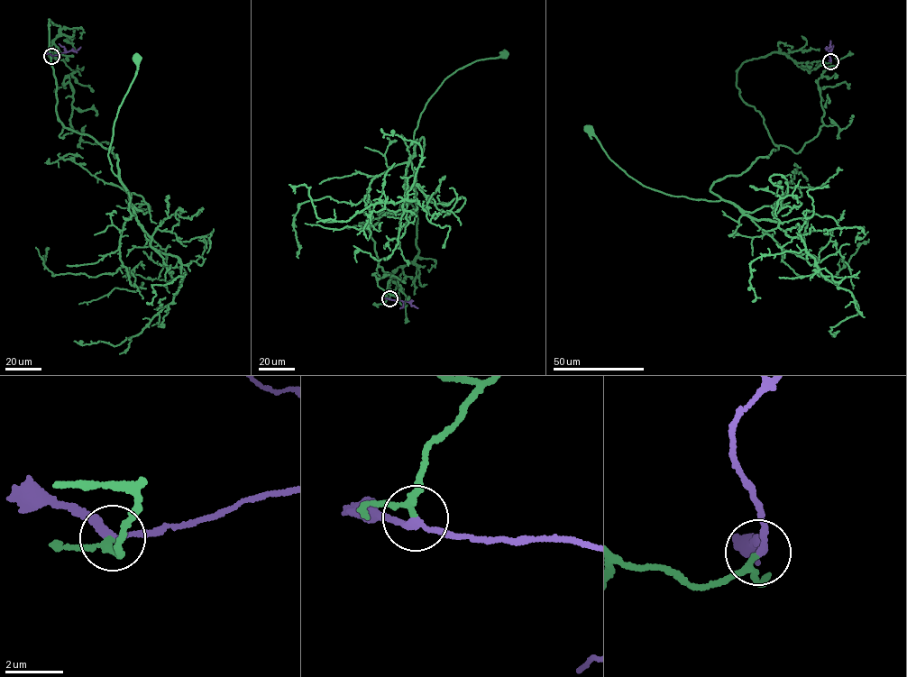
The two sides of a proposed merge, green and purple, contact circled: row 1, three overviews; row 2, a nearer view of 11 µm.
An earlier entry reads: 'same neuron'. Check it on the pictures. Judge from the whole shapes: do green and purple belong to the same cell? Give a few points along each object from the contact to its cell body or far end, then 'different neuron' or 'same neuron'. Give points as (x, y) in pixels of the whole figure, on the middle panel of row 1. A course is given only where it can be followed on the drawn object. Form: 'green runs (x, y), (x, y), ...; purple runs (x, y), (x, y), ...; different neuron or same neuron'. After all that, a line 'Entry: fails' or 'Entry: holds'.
green runs (389, 298), (418, 251), (417, 219), (405, 202), (378, 214), (416, 194), (420, 114), (455, 70), (504, 54); purple runs (389, 298), (407, 301), (417, 308); same neuron
Entry: holds

